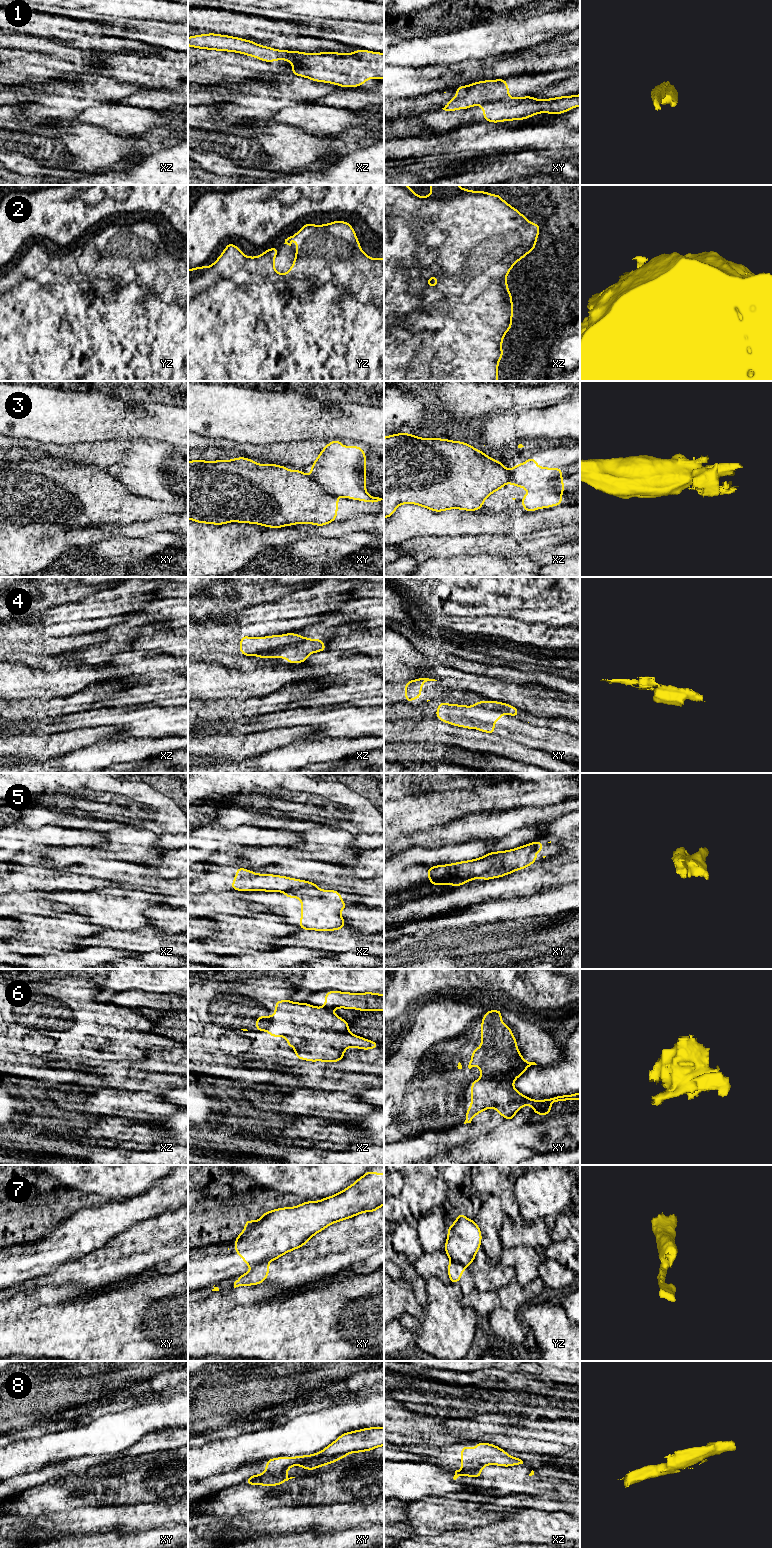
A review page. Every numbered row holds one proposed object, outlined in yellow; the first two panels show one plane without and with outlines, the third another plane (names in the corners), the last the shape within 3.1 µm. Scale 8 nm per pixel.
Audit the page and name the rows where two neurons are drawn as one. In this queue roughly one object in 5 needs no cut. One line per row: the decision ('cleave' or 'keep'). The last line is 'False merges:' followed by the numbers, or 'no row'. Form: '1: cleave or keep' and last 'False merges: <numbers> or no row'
1: cleave
2: keep
3: cleave
4: cleave
5: cleave
6: cleave
7: cleave
8: cleave
False merges: 1, 3, 4, 5, 6, 7, 8

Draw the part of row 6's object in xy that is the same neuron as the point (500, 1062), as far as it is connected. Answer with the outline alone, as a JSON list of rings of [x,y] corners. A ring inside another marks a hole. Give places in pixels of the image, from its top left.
[[[487,1010],[481,1020],[481,1047],[474,1048],[468,1068],[477,1064],[480,1068],[480,1080],[471,1082],[471,1105],[465,1114],[465,1122],[471,1123],[479,1113],[489,1108],[494,1108],[503,1118],[513,1121],[515,1114],[521,1109],[523,1093],[514,1087],[514,1081],[520,1077],[528,1067],[537,1065],[527,1062],[517,1048],[517,1039],[513,1031],[501,1021],[503,1010]]]

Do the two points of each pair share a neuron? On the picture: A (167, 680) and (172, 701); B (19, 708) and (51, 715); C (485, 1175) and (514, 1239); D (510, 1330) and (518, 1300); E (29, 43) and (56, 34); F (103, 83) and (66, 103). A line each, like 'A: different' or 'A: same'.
A: same
B: same
C: same
D: same
E: different
F: same

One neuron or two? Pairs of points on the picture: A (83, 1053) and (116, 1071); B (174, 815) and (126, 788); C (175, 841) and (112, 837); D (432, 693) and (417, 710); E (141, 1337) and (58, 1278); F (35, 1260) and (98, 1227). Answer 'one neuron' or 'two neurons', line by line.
A: two neurons
B: one neuron
C: two neurons
D: two neurons
E: two neurons
F: one neuron

